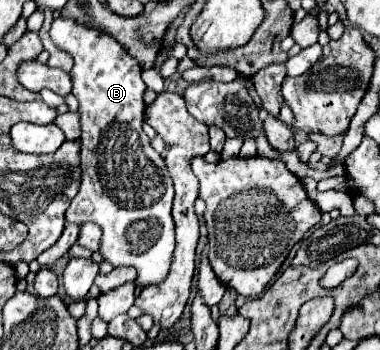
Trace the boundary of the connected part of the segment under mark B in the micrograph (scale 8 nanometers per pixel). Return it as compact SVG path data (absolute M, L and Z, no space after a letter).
M58 16L50 36L58 48L74 56L72 94L80 102L82 124L82 184L66 212L66 222L96 222L104 230L100 244L104 260L112 266L136 268L142 288L156 284L166 278L174 252L174 220L170 214L174 186L164 158L150 146L150 138L142 130L146 84L138 62L112 34L82 26L72 18Z

